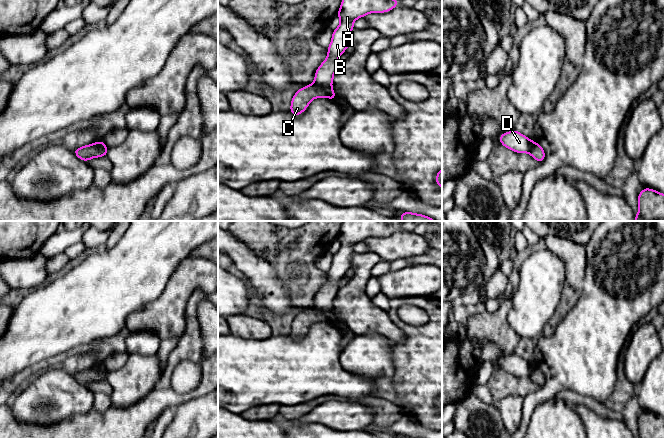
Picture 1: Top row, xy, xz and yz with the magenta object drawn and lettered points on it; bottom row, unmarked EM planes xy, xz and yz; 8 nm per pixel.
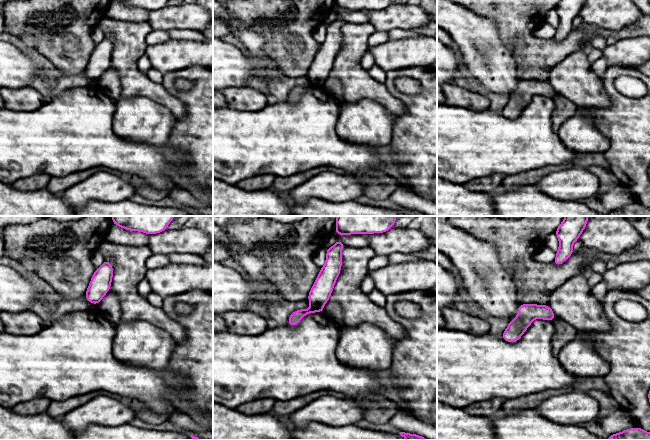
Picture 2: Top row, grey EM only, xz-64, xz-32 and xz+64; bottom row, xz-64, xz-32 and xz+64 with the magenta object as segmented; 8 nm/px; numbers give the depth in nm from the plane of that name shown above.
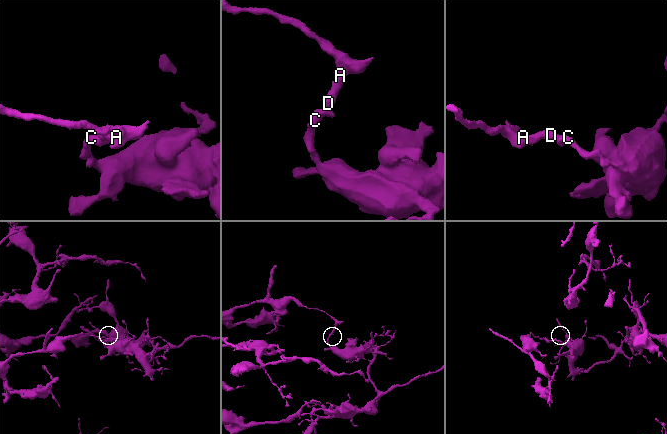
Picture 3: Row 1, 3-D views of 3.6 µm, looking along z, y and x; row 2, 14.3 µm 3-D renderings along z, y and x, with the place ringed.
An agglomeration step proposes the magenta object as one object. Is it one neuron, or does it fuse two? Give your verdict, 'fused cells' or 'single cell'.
fused cells

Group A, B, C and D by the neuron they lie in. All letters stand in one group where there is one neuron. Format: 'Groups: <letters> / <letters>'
Groups: A B D / C

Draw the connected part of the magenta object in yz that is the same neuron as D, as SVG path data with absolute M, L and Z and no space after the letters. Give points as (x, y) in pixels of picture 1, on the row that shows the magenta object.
M515 129L501 134L499 141L503 146L517 153L529 153L534 143Z

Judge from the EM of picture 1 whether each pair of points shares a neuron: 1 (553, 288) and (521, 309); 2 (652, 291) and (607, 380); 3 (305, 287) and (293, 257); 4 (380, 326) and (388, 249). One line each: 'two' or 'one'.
1: one
2: one
3: one
4: two

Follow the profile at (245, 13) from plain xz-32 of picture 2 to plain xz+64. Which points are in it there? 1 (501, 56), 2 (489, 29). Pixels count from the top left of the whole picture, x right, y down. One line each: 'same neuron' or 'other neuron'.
1: other neuron
2: other neuron

